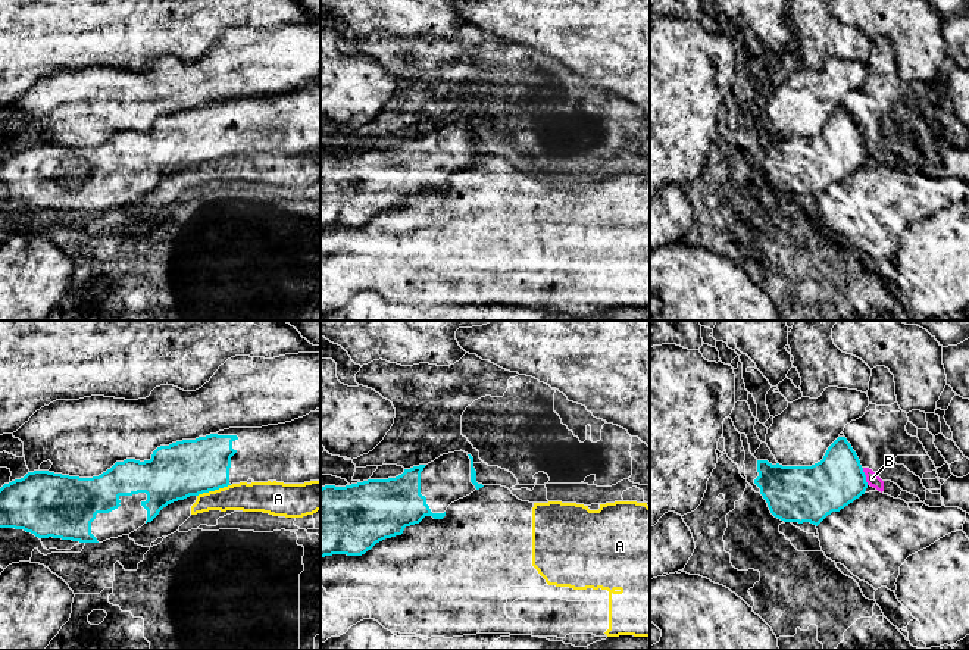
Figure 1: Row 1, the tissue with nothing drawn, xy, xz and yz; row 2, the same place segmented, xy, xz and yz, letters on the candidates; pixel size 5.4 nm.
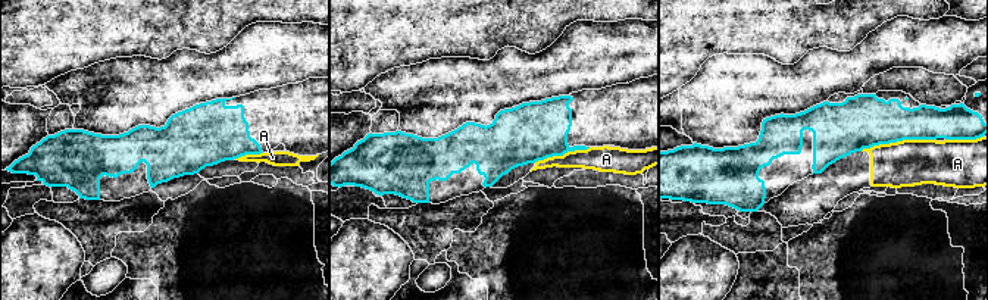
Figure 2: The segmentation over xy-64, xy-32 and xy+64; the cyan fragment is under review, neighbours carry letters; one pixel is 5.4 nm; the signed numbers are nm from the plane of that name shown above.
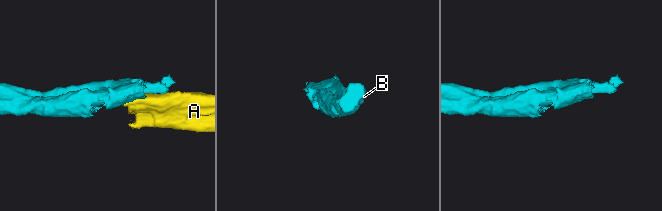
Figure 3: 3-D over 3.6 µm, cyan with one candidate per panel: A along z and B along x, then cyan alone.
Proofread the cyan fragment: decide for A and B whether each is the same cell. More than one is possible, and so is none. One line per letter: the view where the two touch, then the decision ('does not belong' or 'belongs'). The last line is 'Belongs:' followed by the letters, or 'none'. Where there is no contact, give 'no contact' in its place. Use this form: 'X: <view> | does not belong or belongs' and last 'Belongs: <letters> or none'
A: xy | does not belong
B: yz | does not belong
Belongs: none

